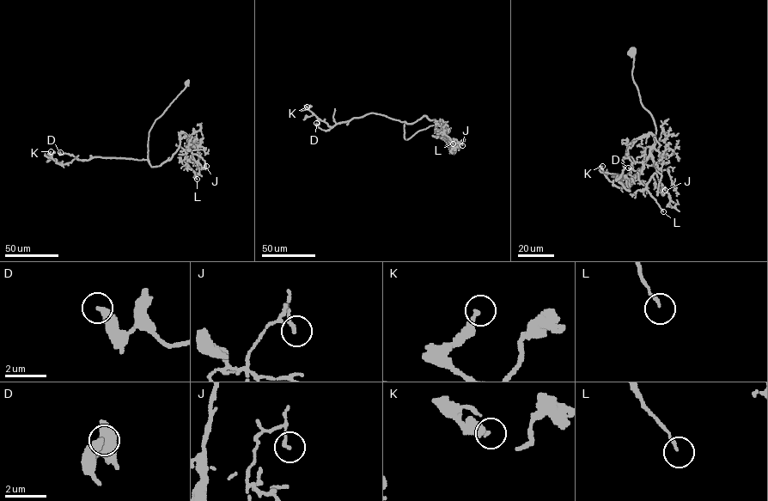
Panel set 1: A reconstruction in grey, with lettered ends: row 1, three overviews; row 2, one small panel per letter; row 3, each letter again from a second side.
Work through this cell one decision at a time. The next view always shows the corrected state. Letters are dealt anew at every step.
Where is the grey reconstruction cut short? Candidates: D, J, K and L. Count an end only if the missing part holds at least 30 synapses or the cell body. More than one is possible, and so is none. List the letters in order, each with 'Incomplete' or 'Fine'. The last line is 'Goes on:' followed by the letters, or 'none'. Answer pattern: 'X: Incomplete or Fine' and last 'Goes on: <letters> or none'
D: Fine
J: Fine
K: Fine
L: Fine
Goes on: none

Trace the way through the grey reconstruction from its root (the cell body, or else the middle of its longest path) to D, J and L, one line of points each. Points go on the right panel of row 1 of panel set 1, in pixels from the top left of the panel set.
D: (631, 52), (632, 79), (656, 131), (640, 169), (626, 181), (612, 176), (630, 180), (641, 171), (628, 168)
J: (631, 52), (655, 146), (626, 181), (629, 191), (616, 180), (626, 148), (650, 133), (653, 178), (665, 190)
L: (631, 52), (655, 146), (629, 191), (616, 180), (626, 148), (650, 133), (656, 171), (647, 189), (663, 211)

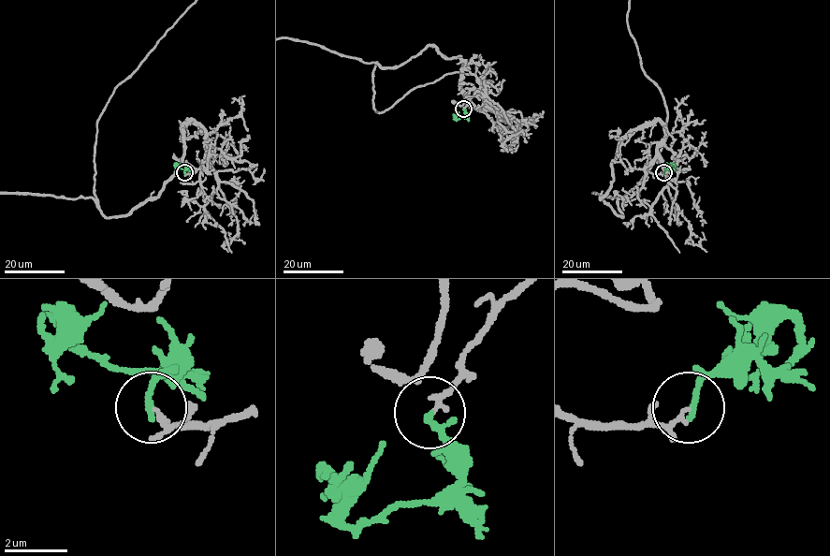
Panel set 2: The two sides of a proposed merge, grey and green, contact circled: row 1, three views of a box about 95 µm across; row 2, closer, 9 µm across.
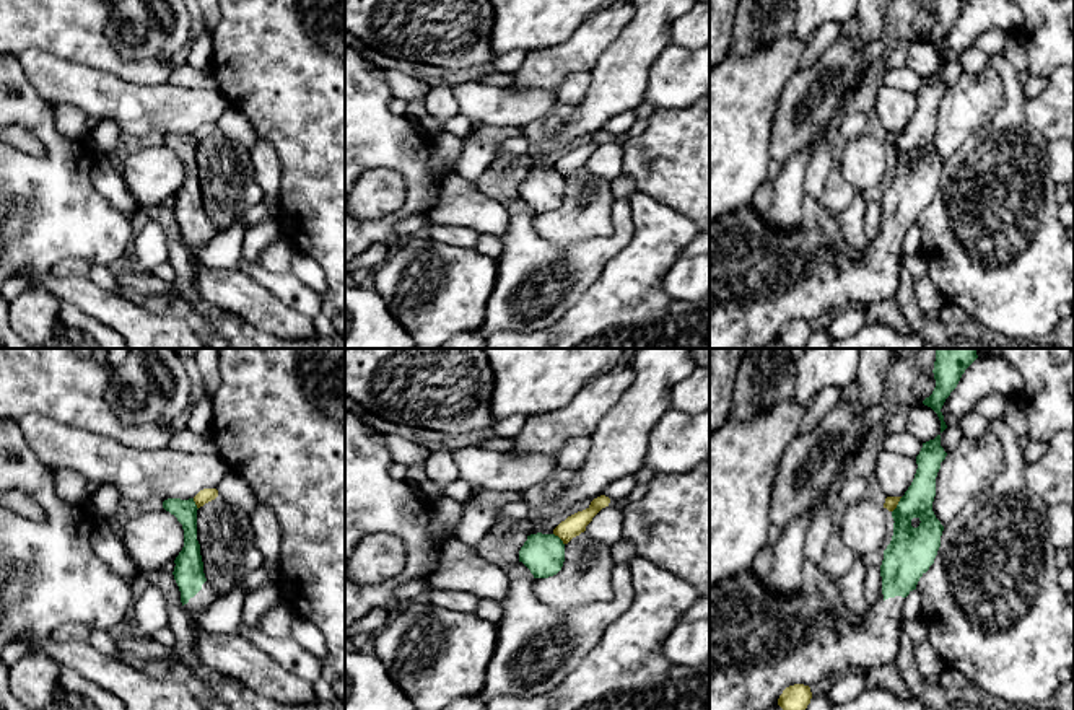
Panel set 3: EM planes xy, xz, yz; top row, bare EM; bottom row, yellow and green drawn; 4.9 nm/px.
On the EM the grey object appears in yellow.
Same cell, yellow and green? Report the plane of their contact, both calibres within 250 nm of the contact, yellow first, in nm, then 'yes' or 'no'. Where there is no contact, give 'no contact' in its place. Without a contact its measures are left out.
contact in yz; calibres 70 and 240 nm; no

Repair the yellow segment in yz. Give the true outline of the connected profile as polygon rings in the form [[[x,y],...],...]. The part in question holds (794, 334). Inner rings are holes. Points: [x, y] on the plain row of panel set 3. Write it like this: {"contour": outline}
{"contour": [[[794,319],[783,326],[778,334],[778,340],[784,348],[801,348],[810,339],[812,327],[809,321]]]}

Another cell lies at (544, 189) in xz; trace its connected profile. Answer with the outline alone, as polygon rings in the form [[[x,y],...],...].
[[[530,169],[519,186],[522,197],[534,213],[548,213],[557,210],[565,197],[565,179],[555,169]]]

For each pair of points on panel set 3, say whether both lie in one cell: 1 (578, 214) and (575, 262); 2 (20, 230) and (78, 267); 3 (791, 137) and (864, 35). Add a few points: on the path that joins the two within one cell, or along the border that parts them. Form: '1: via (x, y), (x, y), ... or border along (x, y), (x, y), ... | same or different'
1: border along (614, 230), (573, 241), (547, 241), (539, 233) | different
2: border along (90, 262), (65, 259), (51, 269) | different
3: border along (882, 31), (861, 48), (856, 48) | different

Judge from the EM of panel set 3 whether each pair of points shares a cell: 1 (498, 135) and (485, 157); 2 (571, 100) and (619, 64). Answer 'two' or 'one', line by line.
1: one
2: two

